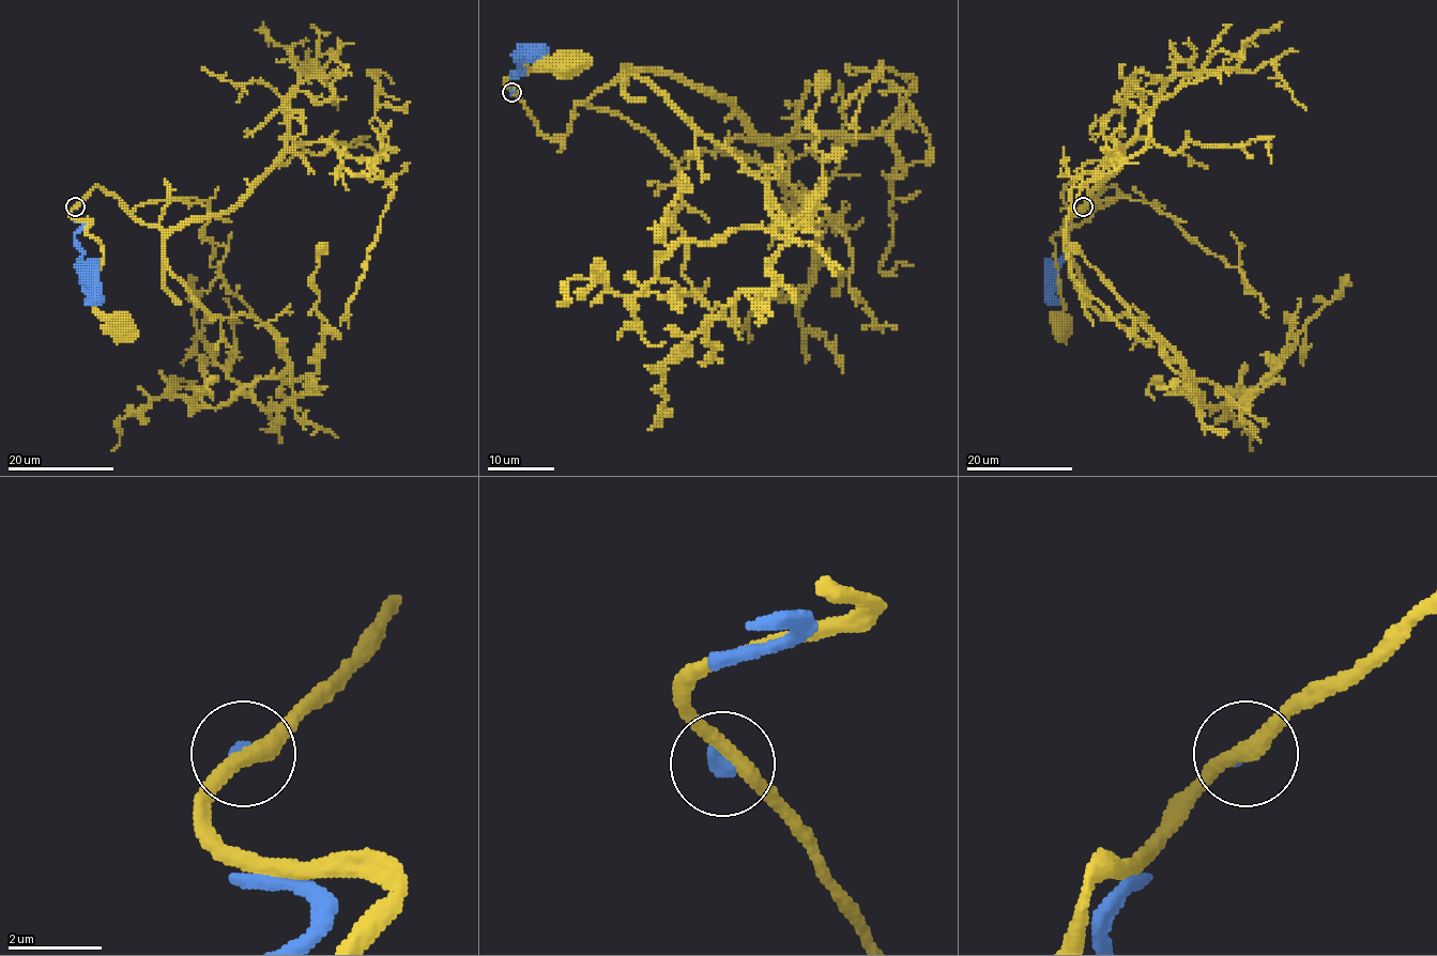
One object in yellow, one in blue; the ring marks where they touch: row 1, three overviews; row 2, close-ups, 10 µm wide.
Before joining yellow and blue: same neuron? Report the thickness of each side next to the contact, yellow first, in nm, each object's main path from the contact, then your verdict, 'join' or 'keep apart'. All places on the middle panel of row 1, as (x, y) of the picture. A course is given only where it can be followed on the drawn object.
320 nm thick on the yellow side, 280 nm on the other; yellow runs (511, 92), (506, 80), (511, 75), (530, 72), (526, 60), (540, 54), (547, 57), (537, 67), (562, 71); blue runs (511, 92), (510, 79), (522, 72), (511, 72), (520, 68), (522, 60), (535, 45), (530, 60); keep apart

